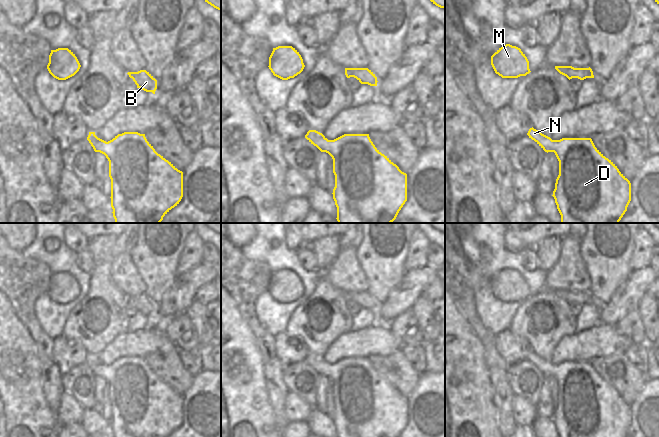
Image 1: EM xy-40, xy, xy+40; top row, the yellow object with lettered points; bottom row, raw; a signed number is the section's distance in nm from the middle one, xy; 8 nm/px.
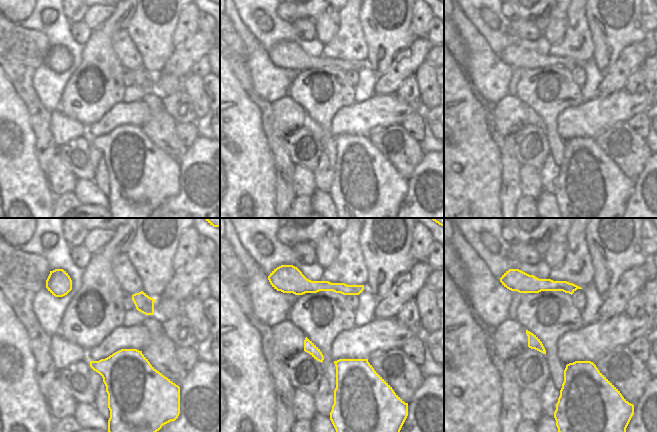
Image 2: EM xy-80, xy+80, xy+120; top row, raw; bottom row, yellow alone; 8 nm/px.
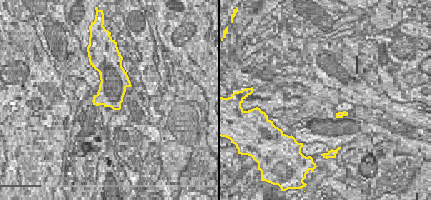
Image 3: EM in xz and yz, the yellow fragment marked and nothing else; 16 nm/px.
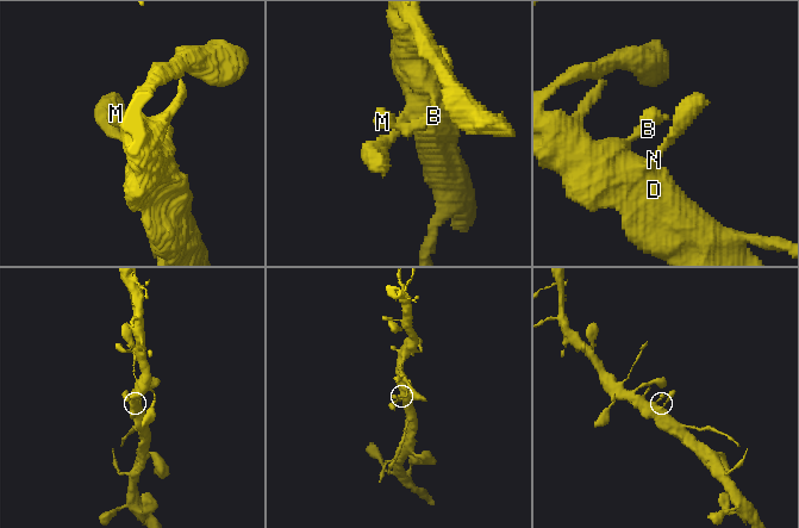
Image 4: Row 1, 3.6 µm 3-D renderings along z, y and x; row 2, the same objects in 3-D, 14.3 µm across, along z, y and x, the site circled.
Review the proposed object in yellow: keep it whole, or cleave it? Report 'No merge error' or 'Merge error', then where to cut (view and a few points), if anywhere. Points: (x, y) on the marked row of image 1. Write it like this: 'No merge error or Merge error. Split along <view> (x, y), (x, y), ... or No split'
No merge error. No split.

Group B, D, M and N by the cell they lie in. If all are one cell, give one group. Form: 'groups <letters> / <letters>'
groups B D M N

